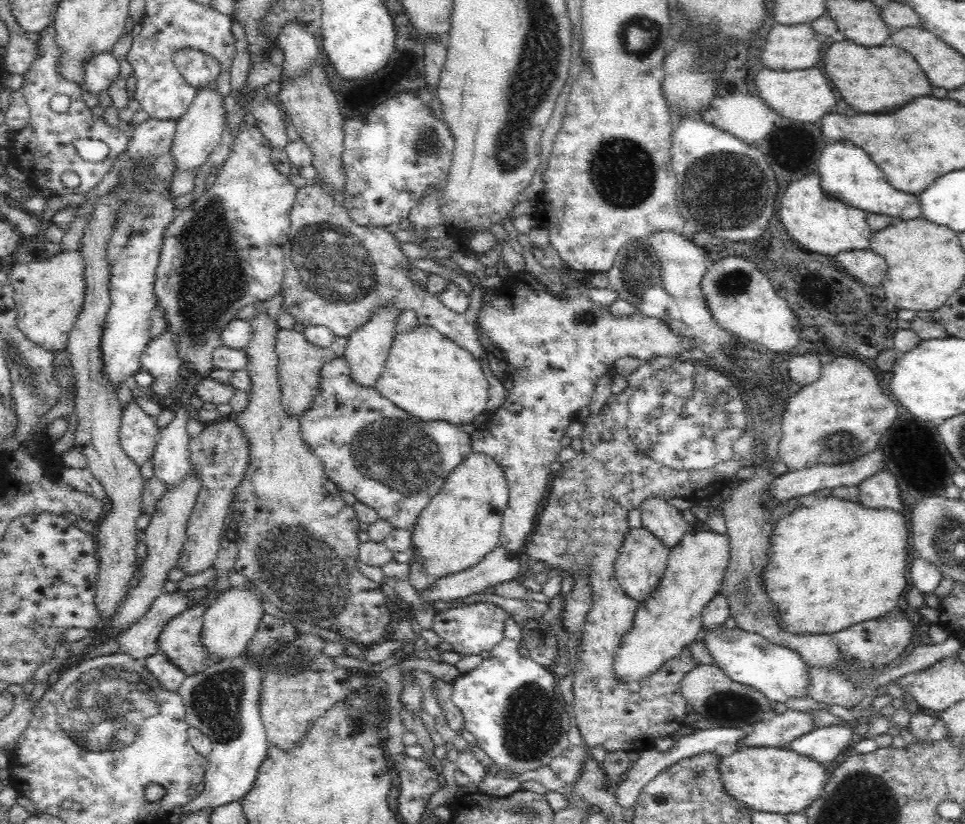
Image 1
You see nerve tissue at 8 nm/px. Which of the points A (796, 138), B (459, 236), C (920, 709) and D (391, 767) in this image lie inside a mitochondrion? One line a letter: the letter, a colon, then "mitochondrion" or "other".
A: other
B: other
C: other
D: other

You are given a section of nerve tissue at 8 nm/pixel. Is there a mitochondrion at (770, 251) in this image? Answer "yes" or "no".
no

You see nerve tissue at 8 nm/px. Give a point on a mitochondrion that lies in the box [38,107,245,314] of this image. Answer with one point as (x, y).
(63, 156)

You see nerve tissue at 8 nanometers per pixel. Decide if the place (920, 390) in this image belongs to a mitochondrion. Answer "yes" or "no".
no

